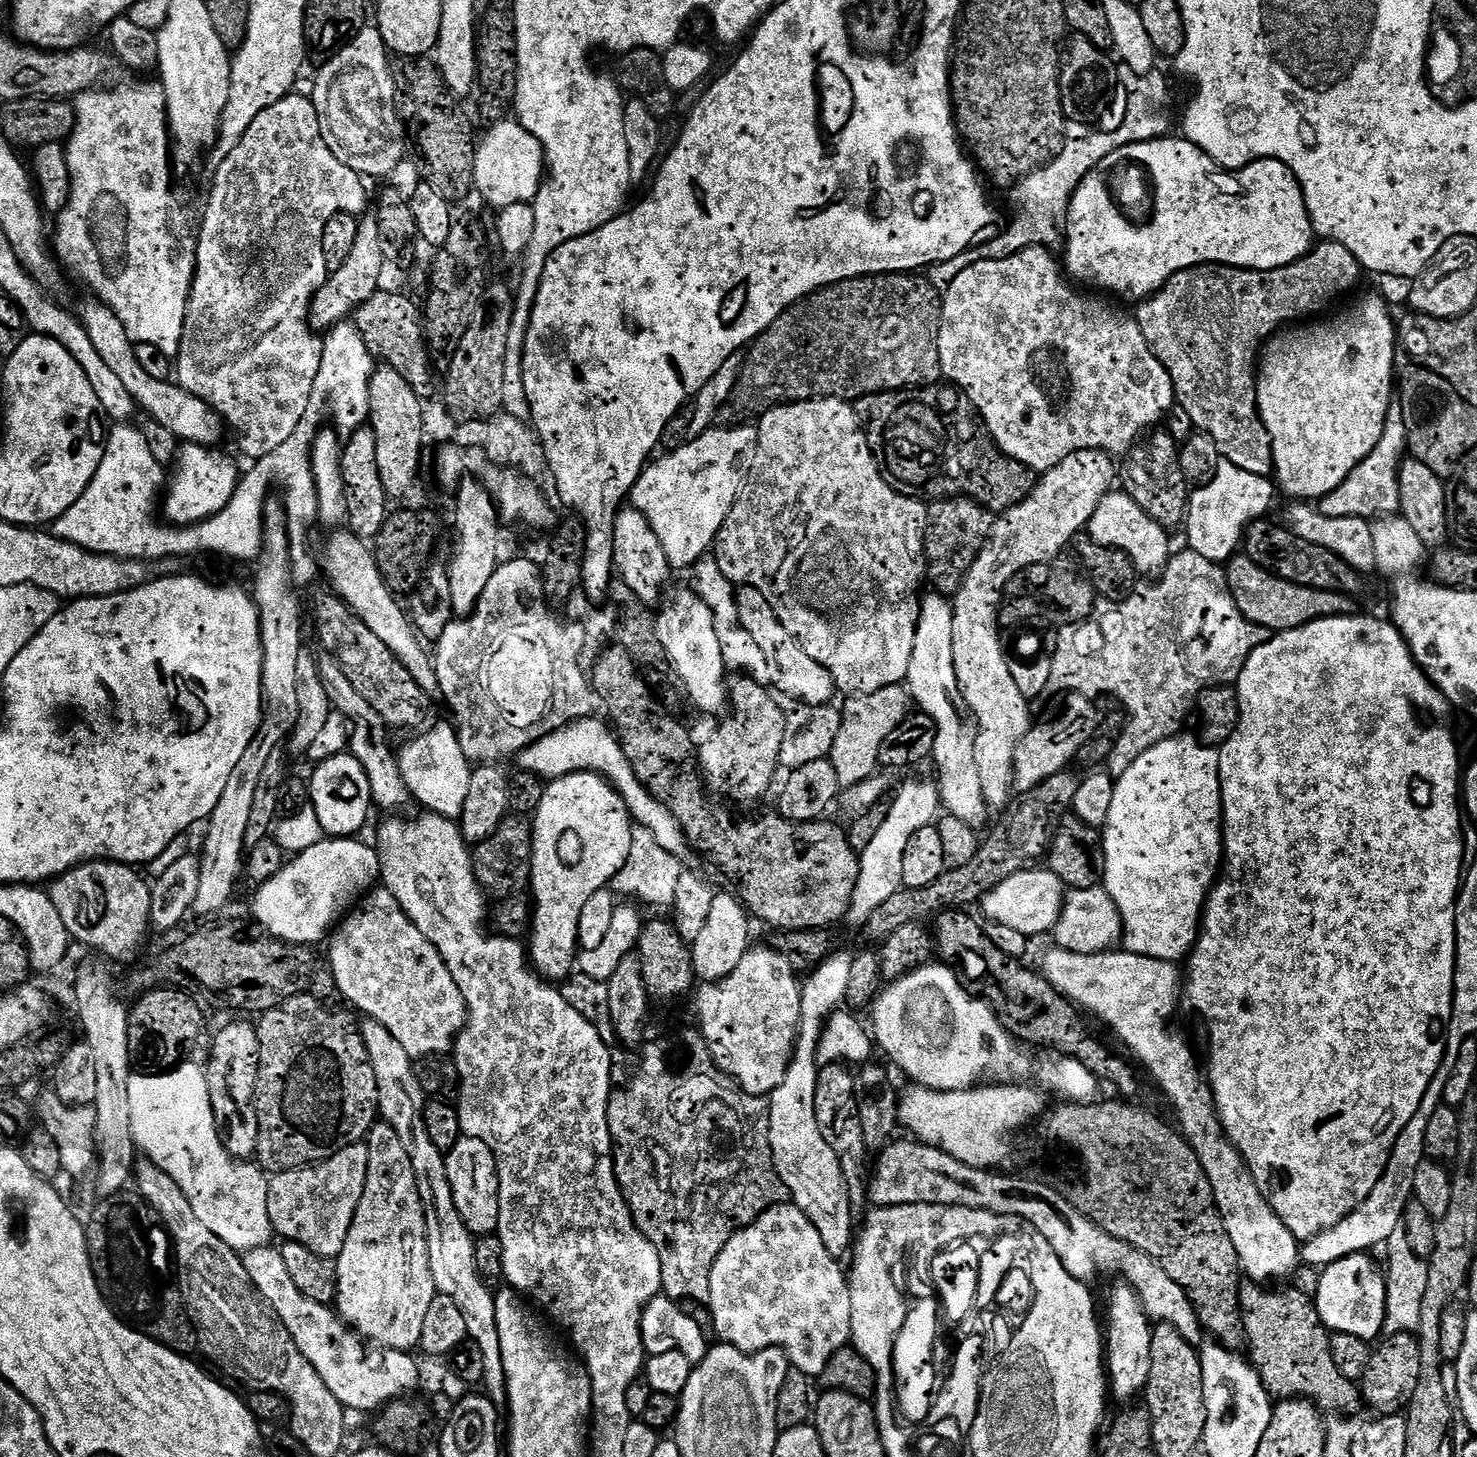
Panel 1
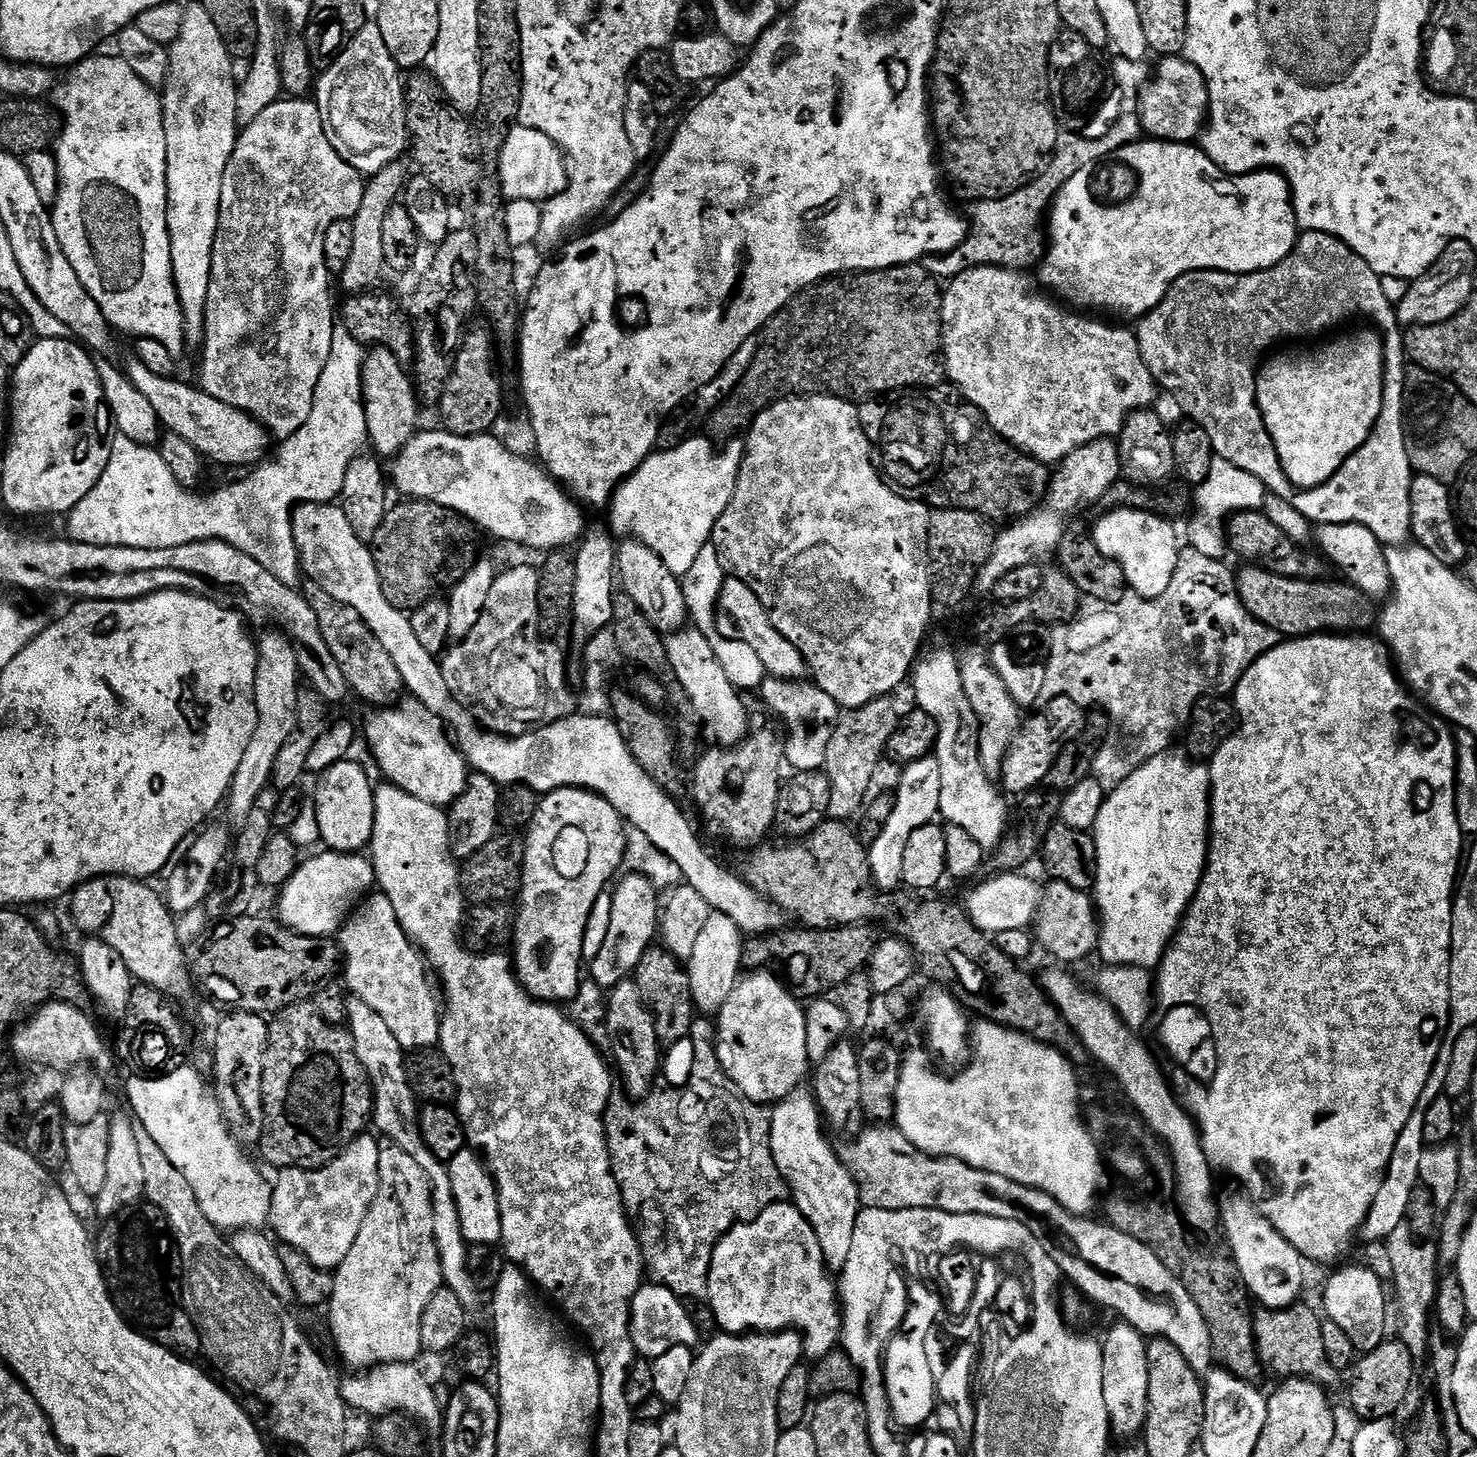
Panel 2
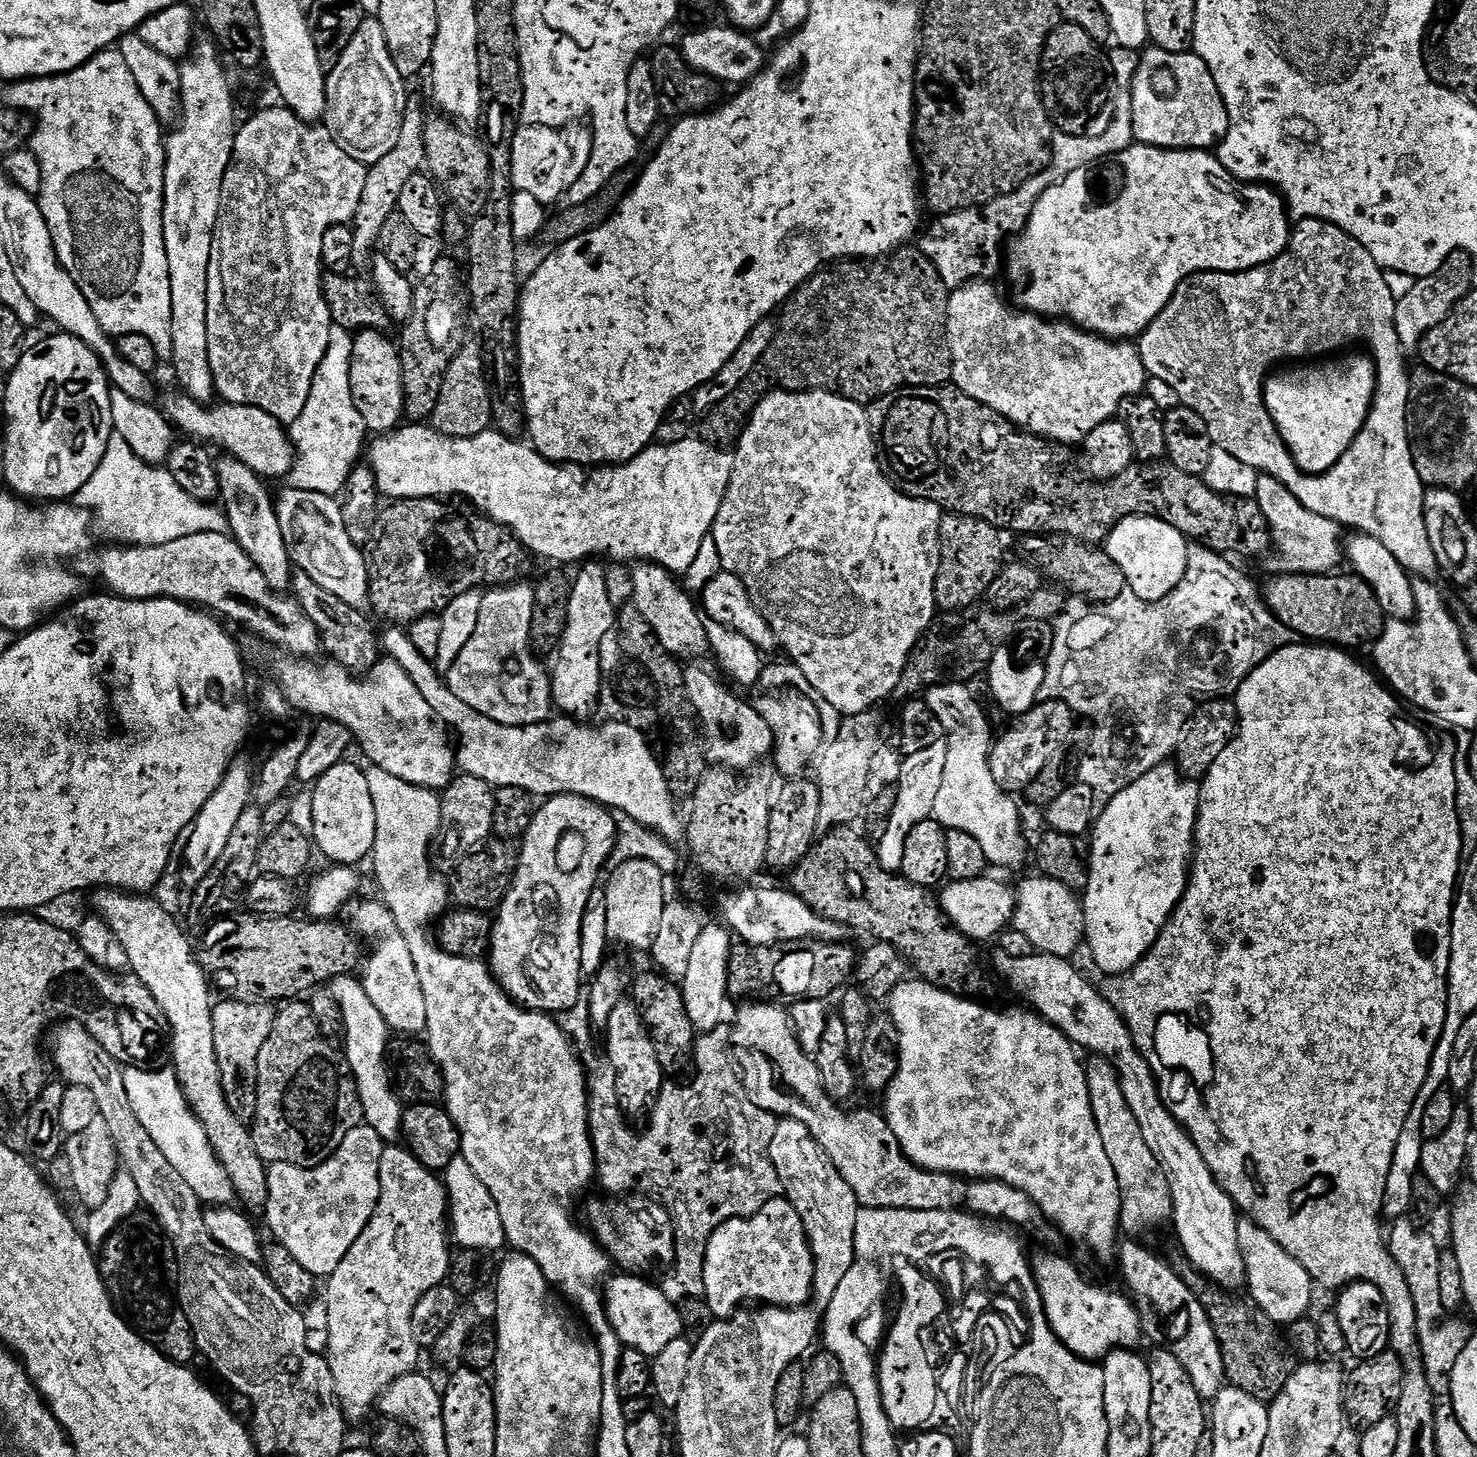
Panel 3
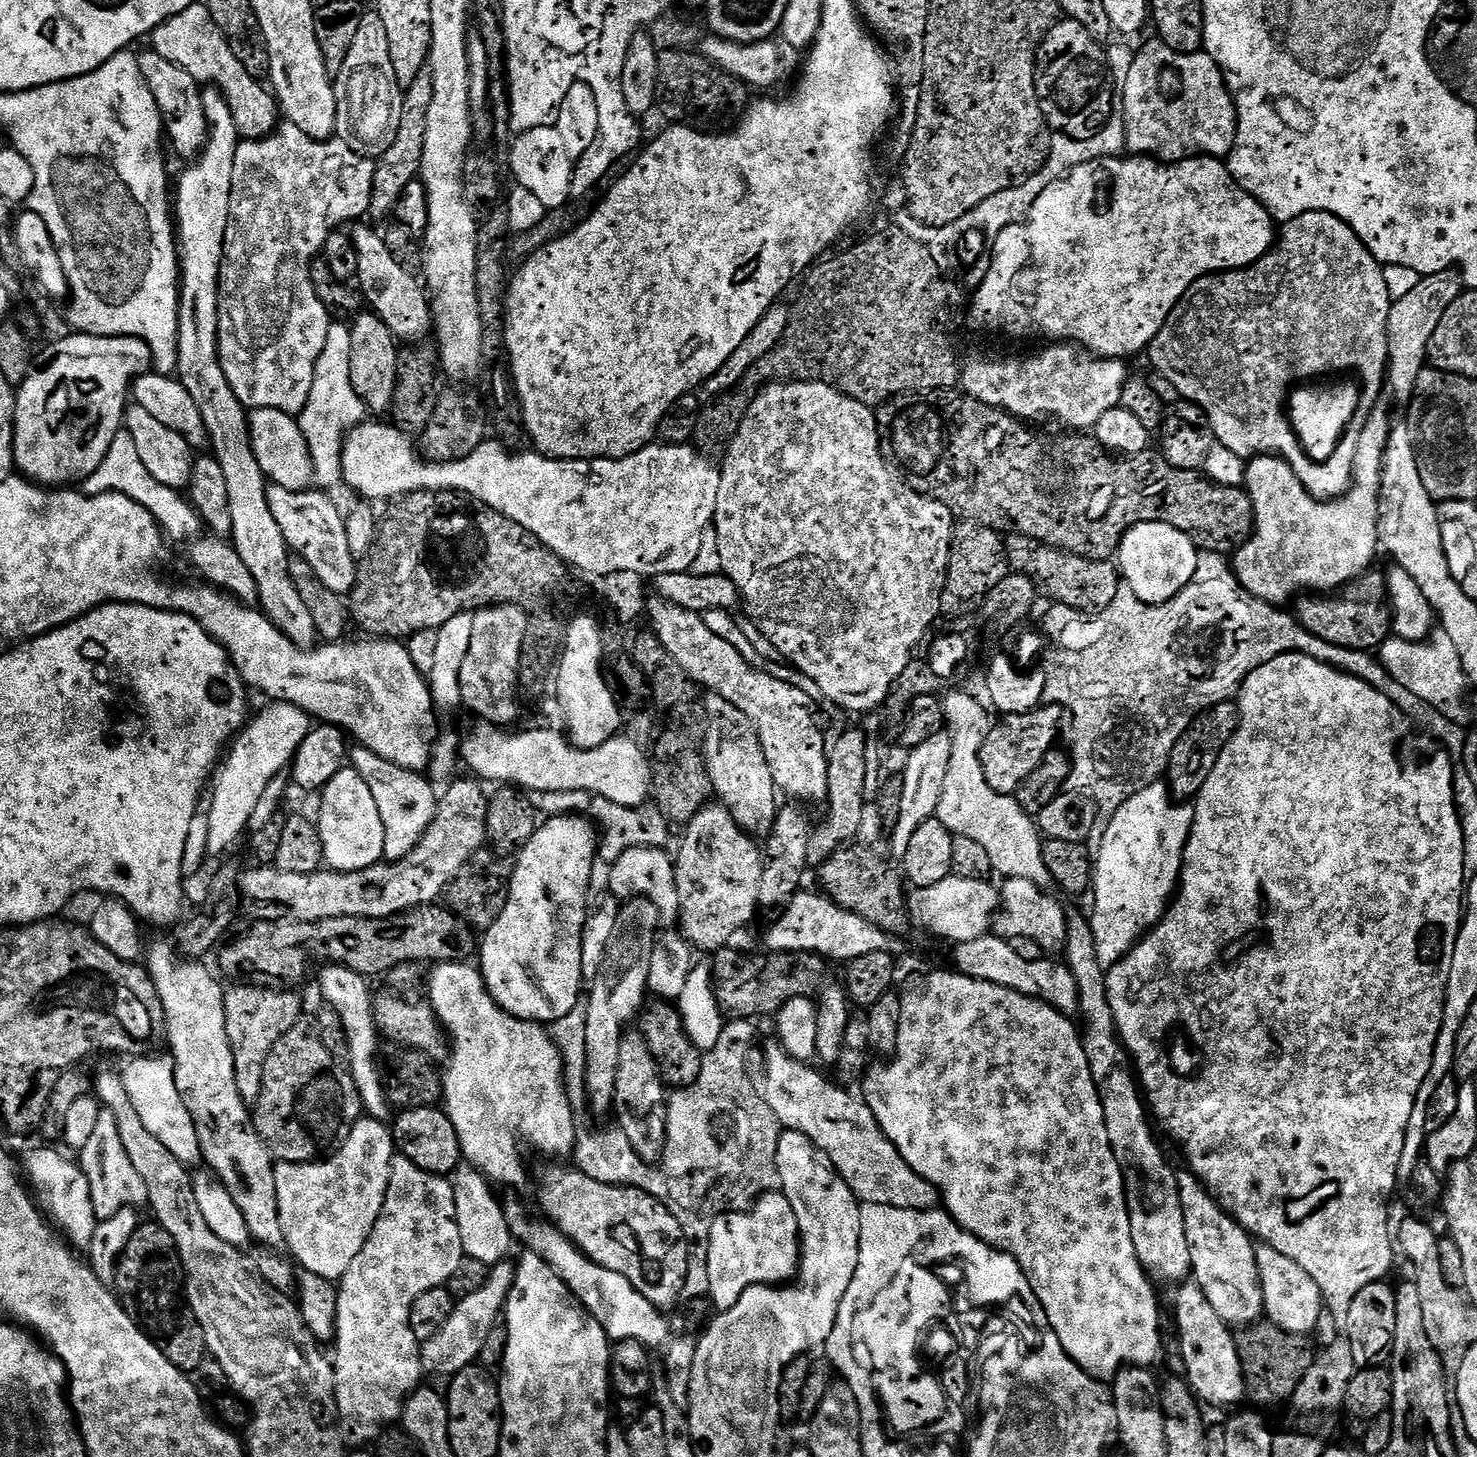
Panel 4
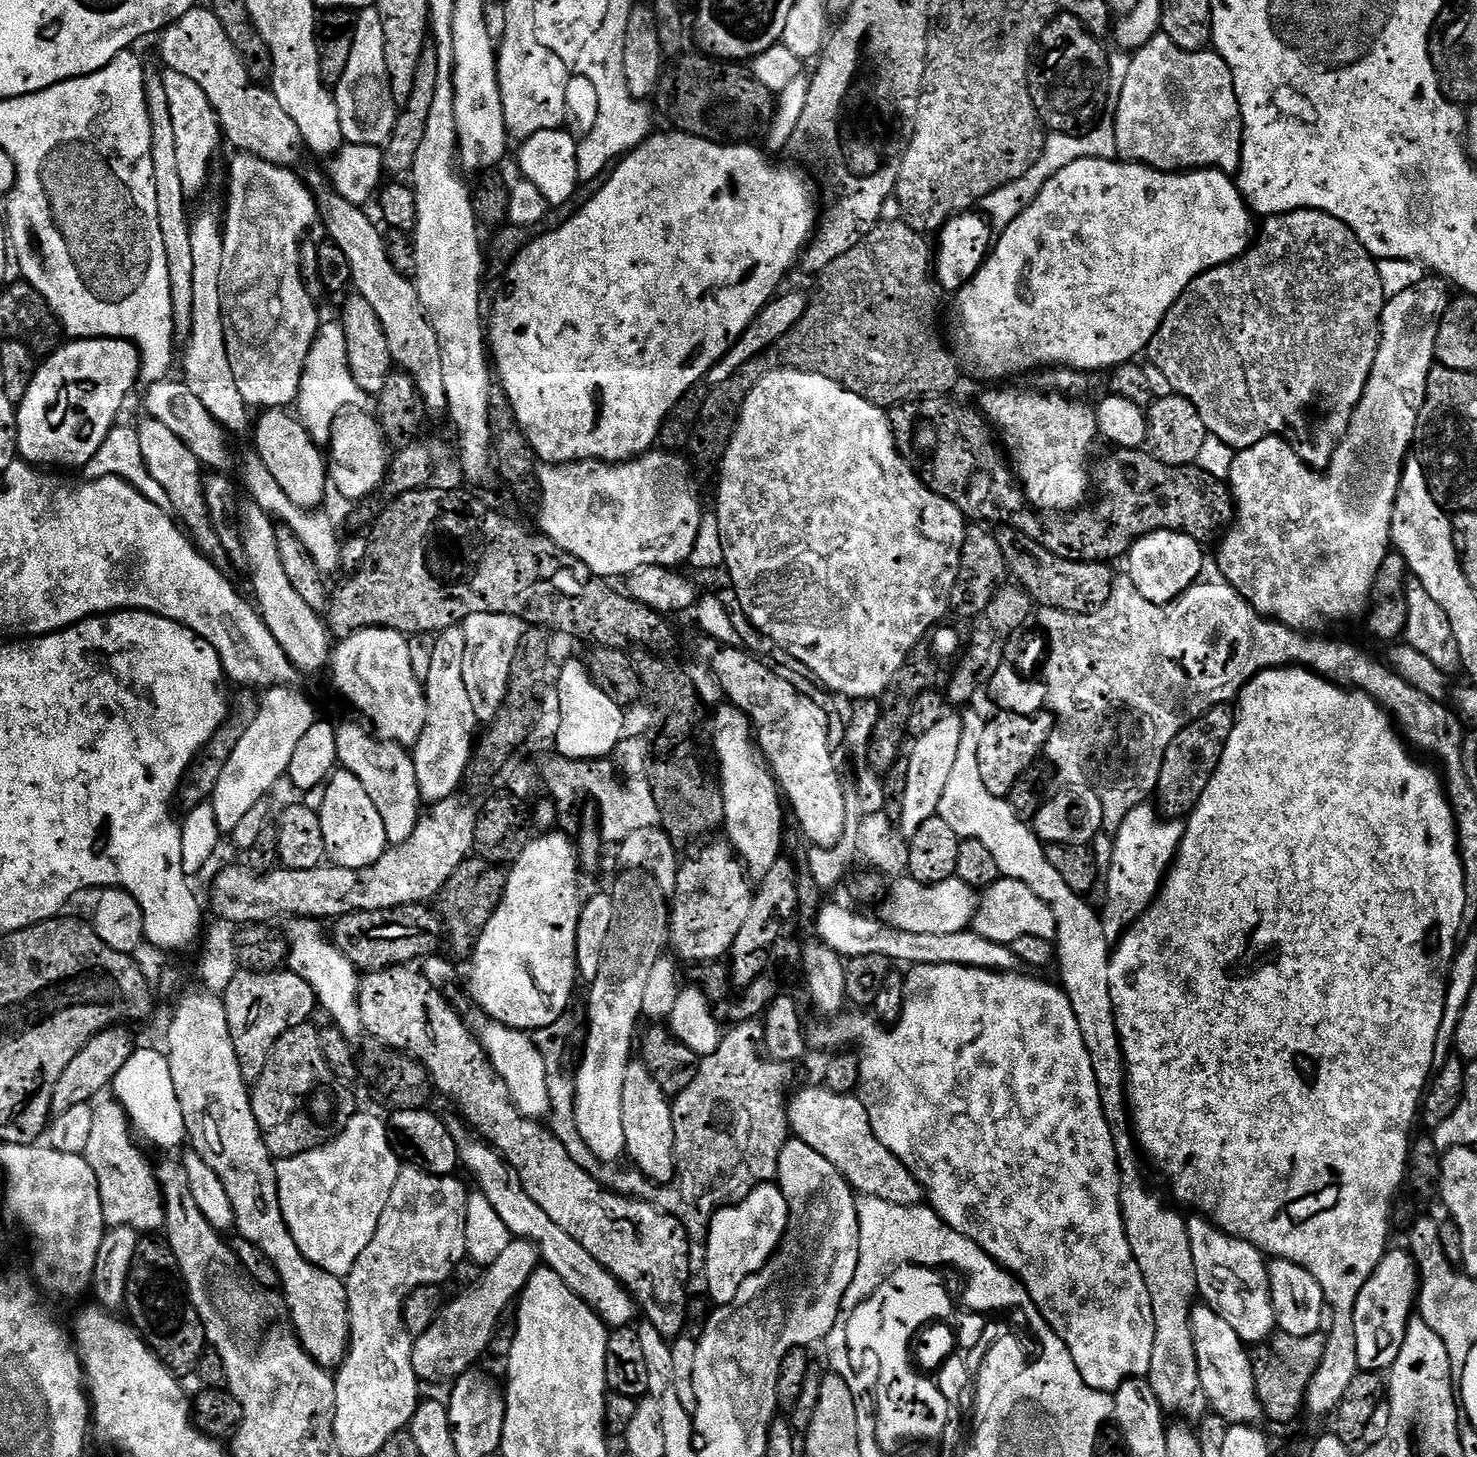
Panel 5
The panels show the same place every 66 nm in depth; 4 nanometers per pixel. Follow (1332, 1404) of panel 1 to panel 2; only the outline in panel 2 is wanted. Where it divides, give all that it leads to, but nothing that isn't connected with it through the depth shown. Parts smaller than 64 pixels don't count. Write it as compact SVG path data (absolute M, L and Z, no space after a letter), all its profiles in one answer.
M1297 1302L1288 1308L1261 1307L1252 1317L1252 1329L1256 1335L1256 1355L1260 1363L1279 1378L1312 1380L1321 1386L1329 1386L1338 1378L1338 1372L1327 1360L1325 1343L1322 1342L1323 1319L1321 1313L1305 1302Z

